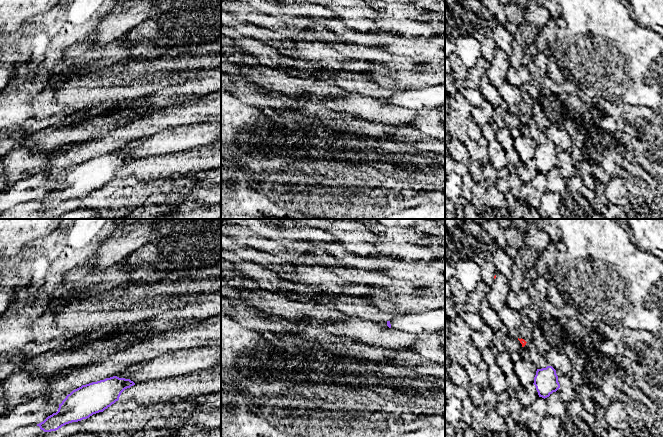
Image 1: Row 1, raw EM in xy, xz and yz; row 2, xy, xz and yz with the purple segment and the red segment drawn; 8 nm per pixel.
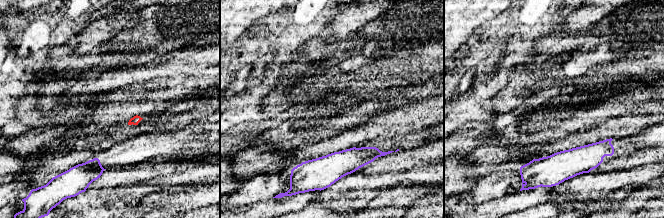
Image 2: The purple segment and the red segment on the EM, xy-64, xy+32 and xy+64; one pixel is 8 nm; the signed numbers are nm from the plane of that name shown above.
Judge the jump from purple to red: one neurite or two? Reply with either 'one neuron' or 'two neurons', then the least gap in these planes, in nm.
two neurons; gap 220 nm

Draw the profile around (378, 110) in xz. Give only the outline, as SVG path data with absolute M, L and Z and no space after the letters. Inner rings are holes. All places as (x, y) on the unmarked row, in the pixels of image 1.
M328 93L320 99L330 109L366 122L406 125L421 114L418 110L389 104L387 98L371 98L360 94L332 96Z

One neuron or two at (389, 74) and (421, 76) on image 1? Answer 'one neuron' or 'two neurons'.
one neuron

